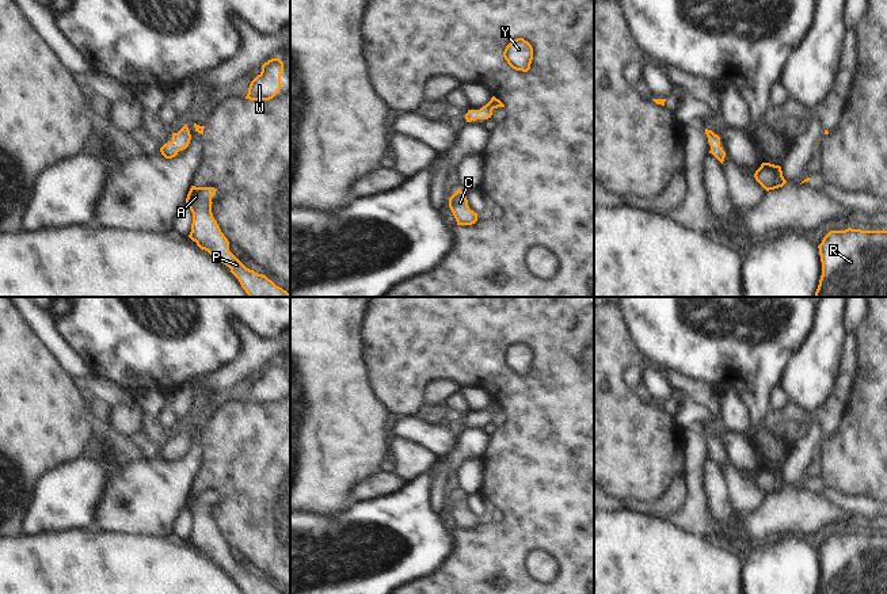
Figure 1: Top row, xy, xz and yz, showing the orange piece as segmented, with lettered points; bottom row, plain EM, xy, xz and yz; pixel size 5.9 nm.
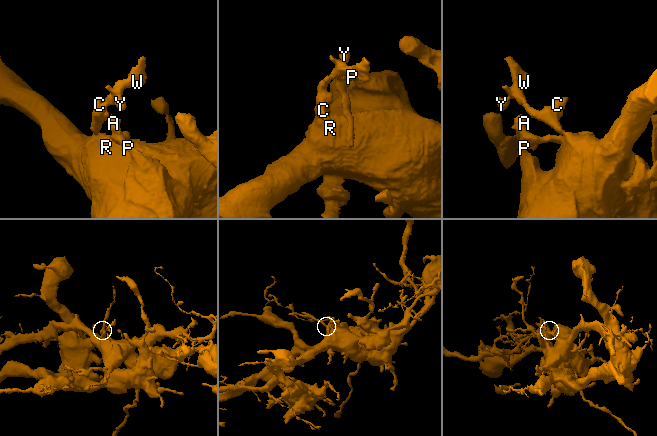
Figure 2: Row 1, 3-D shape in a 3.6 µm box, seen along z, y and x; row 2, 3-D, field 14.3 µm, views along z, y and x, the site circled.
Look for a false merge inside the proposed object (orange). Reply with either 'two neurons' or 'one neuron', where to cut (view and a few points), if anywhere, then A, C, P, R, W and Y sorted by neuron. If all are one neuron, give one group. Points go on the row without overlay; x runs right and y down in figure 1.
one neuron; no cut; A C P R W Y

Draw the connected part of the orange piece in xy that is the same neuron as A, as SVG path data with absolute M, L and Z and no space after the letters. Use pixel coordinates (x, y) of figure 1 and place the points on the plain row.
M191 490L186 507L193 517L191 536L189 541L201 553L208 555L218 567L224 567L239 583L244 594L283 594L263 578L247 572L231 555L229 545L221 536L212 517L214 491Z

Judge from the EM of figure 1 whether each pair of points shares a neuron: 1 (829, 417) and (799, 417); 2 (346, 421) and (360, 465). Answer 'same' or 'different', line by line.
1: different
2: same

